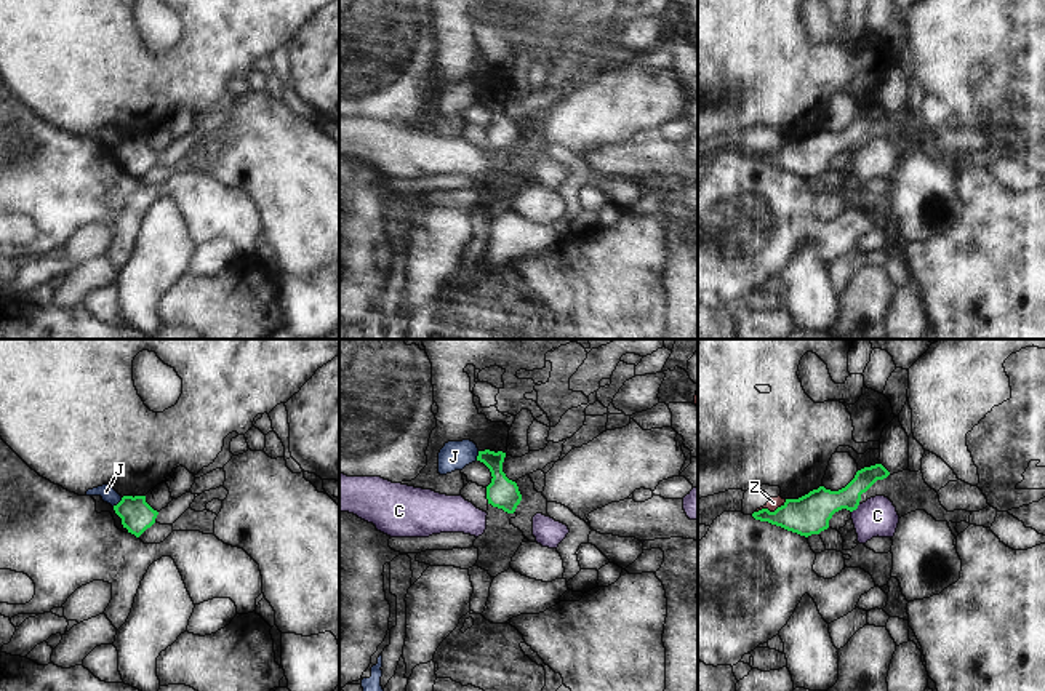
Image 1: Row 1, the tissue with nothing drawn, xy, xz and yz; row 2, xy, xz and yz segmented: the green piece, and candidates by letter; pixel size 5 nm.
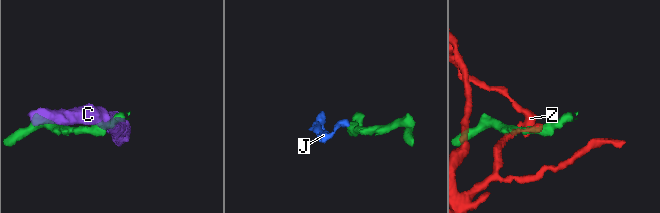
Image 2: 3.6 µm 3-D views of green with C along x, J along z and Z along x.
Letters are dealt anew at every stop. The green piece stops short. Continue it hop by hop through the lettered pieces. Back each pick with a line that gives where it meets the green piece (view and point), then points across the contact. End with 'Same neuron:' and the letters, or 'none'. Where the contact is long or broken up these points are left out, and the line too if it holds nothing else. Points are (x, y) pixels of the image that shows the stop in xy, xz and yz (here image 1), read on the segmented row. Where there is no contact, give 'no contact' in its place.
Same neuron: none

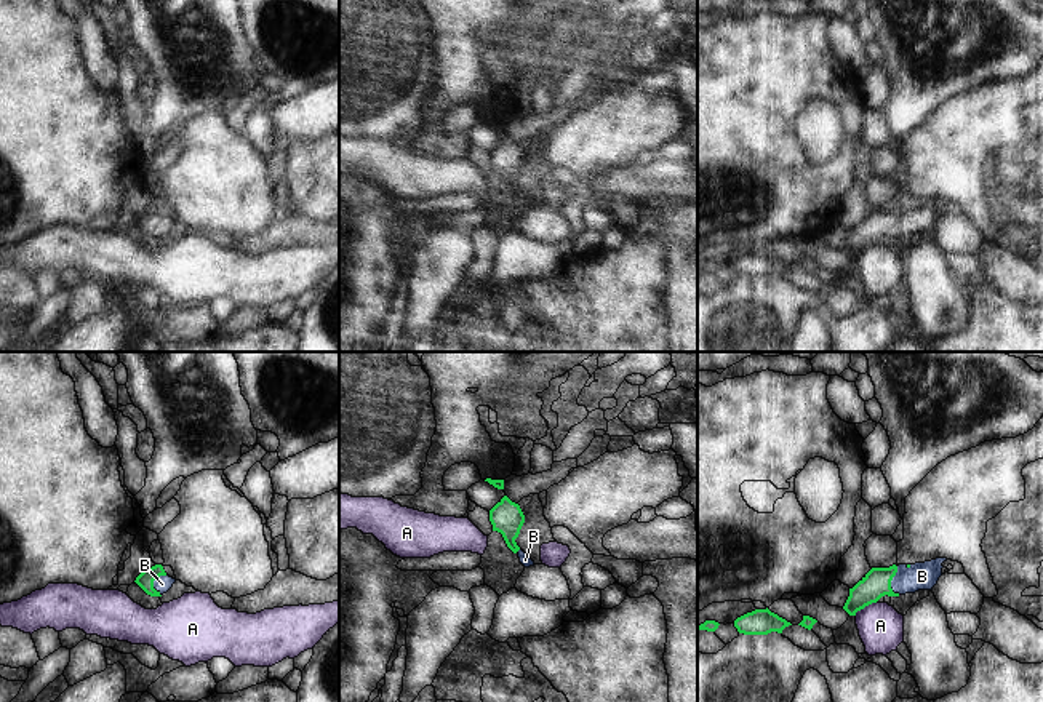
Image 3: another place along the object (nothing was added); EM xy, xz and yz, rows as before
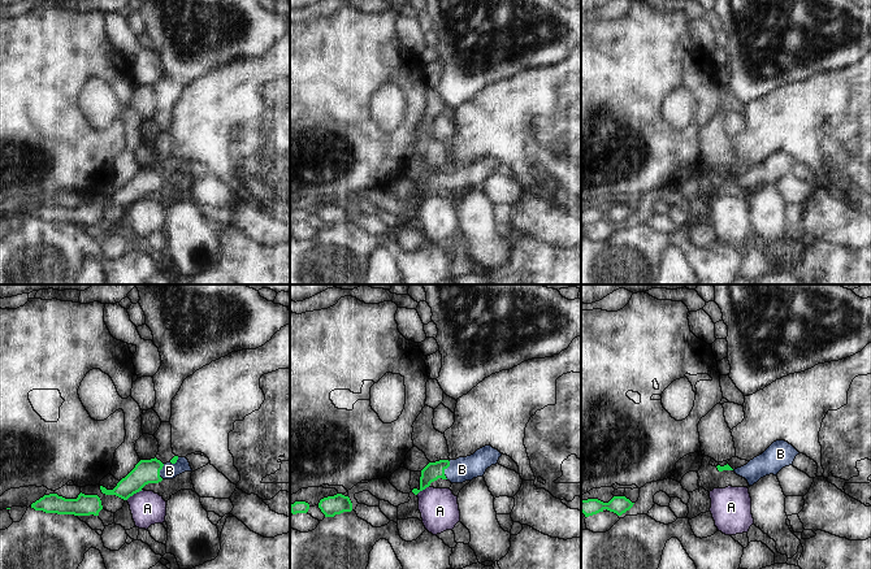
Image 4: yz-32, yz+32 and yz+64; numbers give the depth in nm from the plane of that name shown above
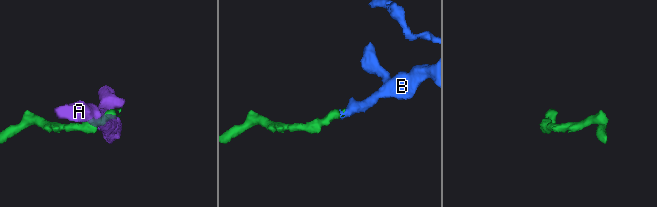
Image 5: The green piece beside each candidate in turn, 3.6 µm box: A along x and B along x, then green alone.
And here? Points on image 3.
B: contact yz (891, 579); way yz (877, 582), (891, 579), (922, 576)
Same neuron: B

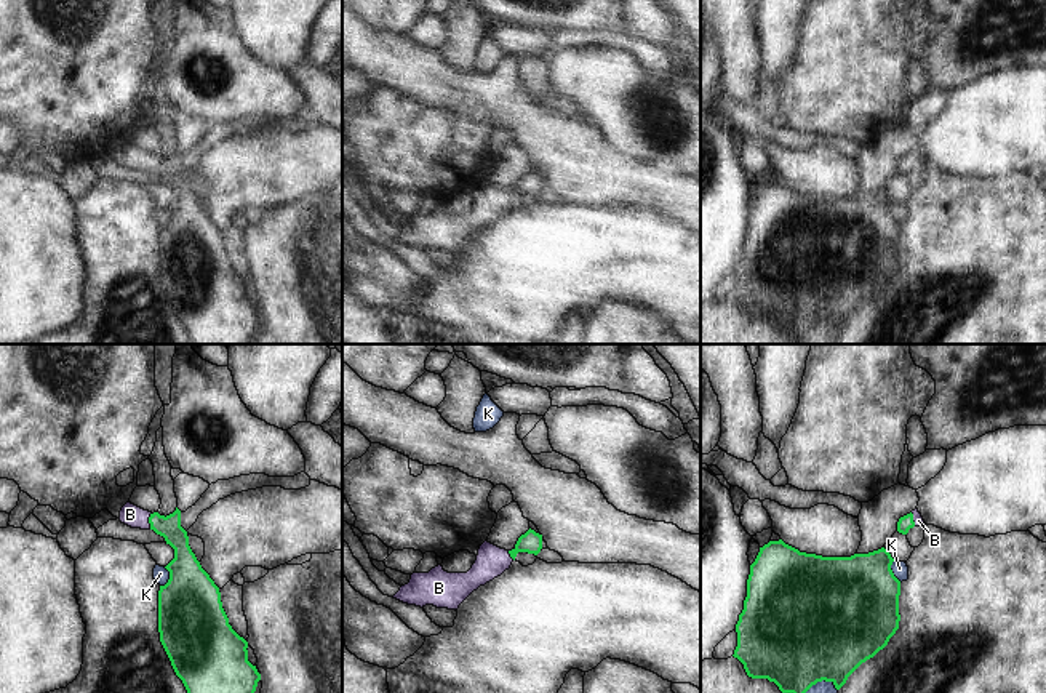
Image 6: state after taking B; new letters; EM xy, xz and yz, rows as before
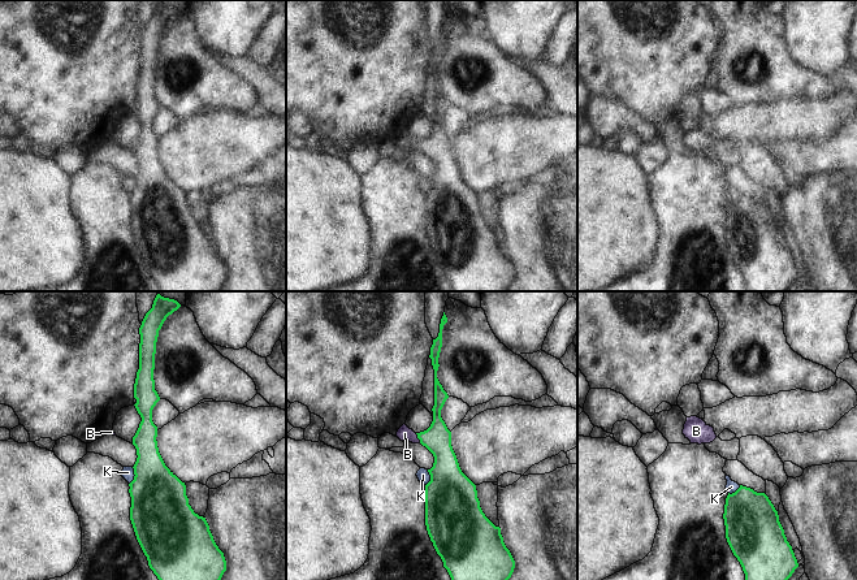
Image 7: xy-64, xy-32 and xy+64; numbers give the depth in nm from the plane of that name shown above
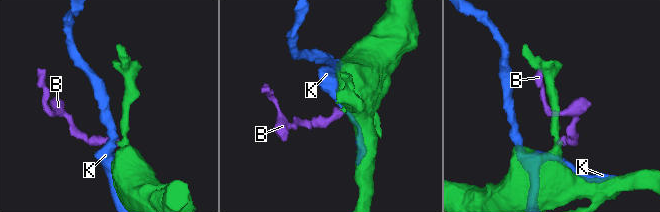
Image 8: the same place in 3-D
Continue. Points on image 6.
B: contact xy (149, 520); way xy (168, 527), (149, 520), (130, 514)
Same neuron: B

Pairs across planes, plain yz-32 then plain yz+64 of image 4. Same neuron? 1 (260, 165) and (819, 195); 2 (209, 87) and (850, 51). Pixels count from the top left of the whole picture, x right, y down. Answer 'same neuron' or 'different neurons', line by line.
1: different neurons
2: different neurons

